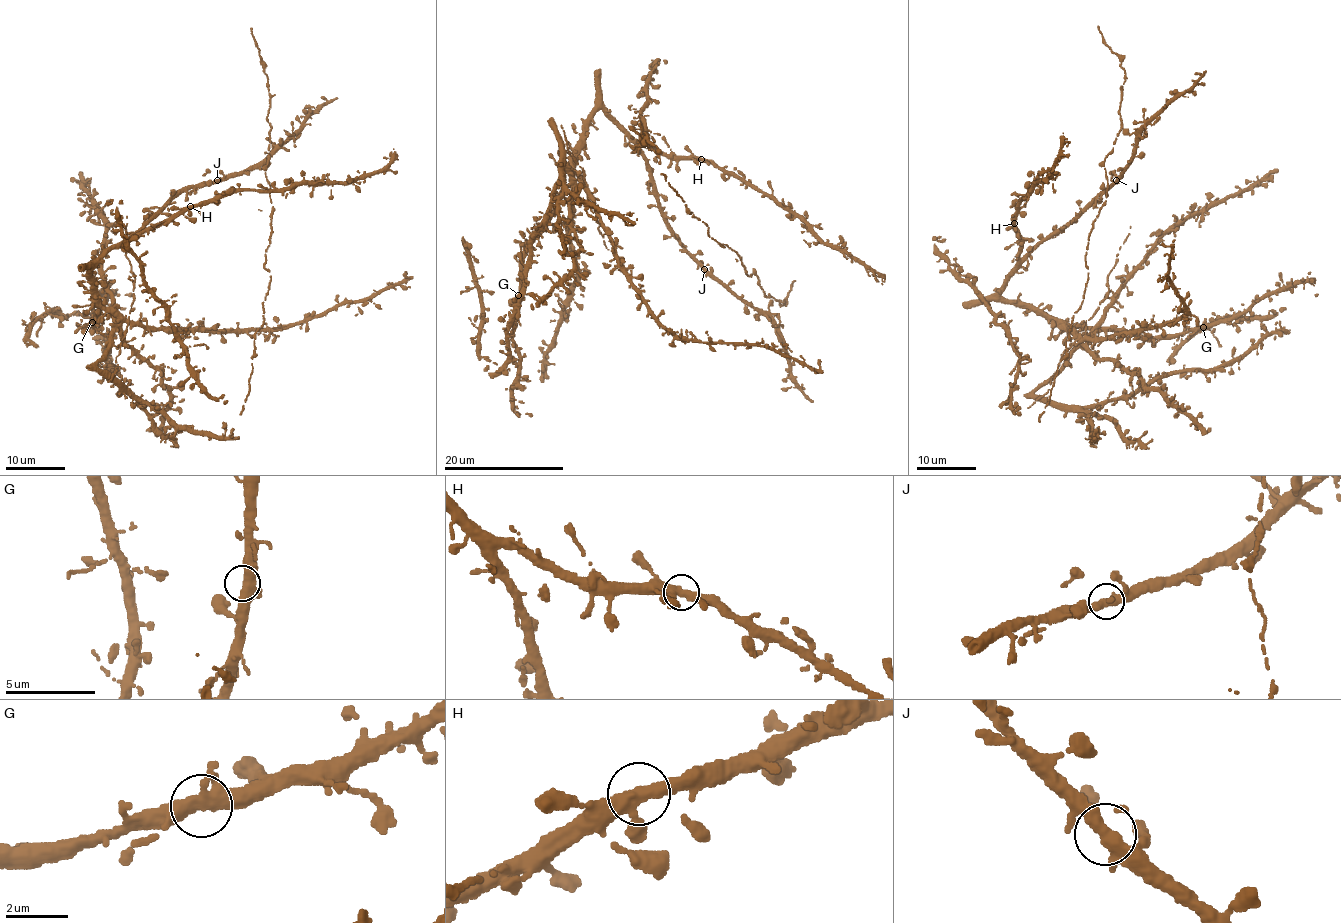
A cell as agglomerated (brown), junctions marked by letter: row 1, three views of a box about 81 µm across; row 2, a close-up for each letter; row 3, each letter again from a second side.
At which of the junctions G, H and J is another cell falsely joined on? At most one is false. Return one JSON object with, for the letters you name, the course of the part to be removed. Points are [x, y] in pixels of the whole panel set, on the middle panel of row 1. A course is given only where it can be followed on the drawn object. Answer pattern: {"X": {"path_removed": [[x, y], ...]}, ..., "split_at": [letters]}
{"split_at": []}

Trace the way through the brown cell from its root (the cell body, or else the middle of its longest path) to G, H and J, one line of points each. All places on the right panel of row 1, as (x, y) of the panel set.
G: (1126, 167), (1072, 220), (1036, 243), (999, 295), (1073, 326), (1115, 327), (1155, 338), (1203, 327)
H: (1126, 167), (1072, 220), (1038, 241), (1020, 259), (1020, 244), (1014, 223)
J: (1126, 167), (1117, 180)

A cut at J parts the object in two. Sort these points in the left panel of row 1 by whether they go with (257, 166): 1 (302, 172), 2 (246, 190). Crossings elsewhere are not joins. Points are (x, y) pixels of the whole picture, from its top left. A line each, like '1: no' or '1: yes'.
1: no
2: no

